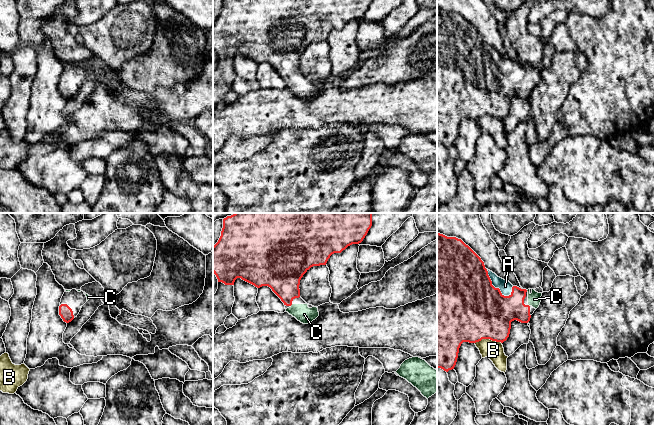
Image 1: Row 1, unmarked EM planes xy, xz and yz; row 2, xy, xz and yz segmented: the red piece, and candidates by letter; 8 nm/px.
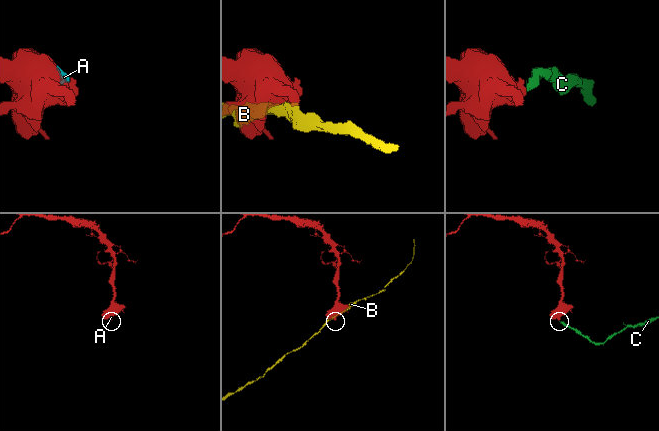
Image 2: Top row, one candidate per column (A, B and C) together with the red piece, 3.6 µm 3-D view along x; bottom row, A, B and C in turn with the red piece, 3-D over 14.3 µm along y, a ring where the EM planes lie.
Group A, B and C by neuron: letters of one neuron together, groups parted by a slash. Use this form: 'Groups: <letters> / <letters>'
Groups: A C / B

